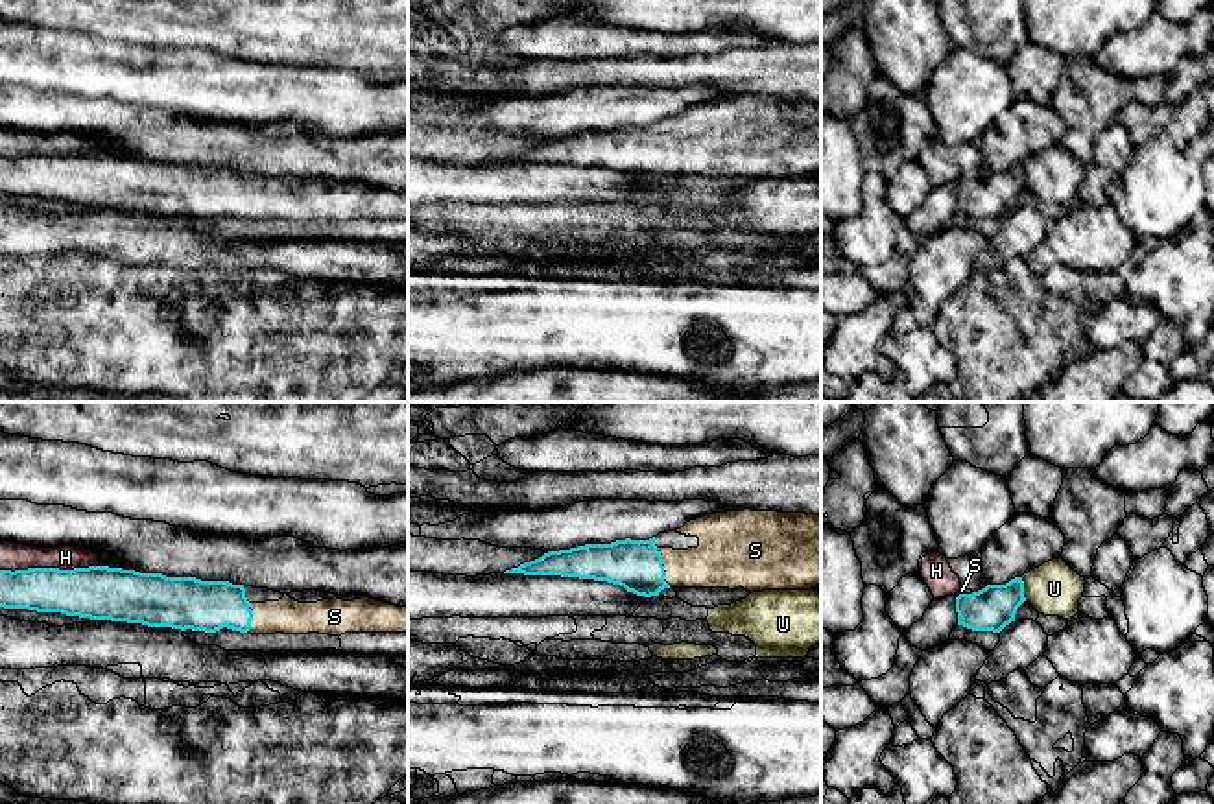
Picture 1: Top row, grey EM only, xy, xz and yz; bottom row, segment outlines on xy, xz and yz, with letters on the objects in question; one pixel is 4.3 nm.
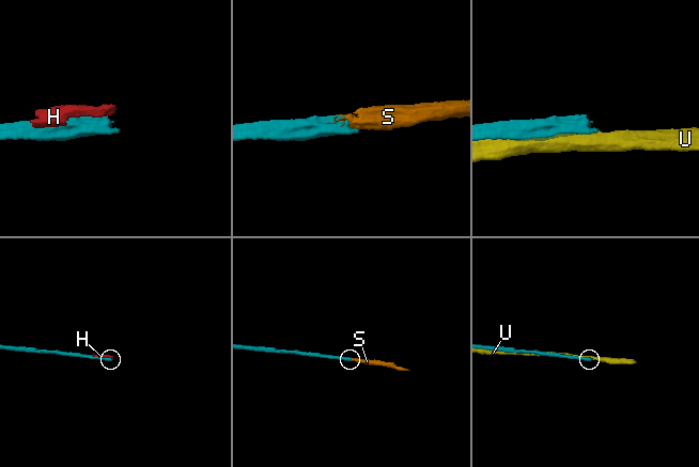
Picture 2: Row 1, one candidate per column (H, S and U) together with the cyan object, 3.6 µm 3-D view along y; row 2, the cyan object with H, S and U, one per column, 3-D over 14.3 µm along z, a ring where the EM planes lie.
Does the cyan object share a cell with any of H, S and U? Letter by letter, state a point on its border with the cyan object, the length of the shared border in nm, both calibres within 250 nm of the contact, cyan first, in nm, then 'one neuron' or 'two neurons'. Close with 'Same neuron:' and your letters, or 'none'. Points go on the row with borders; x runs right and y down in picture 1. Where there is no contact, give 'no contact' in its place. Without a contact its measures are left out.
H: xy (48, 568) | 420 nm | 240/110 nm | two neurons
S: xz (663, 567) | 180 nm | 220/240 nm | one neuron
U: yz (1023, 589) | 110 nm | 190/240 nm | two neurons
Same neuron: S

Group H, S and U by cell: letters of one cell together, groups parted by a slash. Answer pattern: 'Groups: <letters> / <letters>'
Groups: H / S / U

